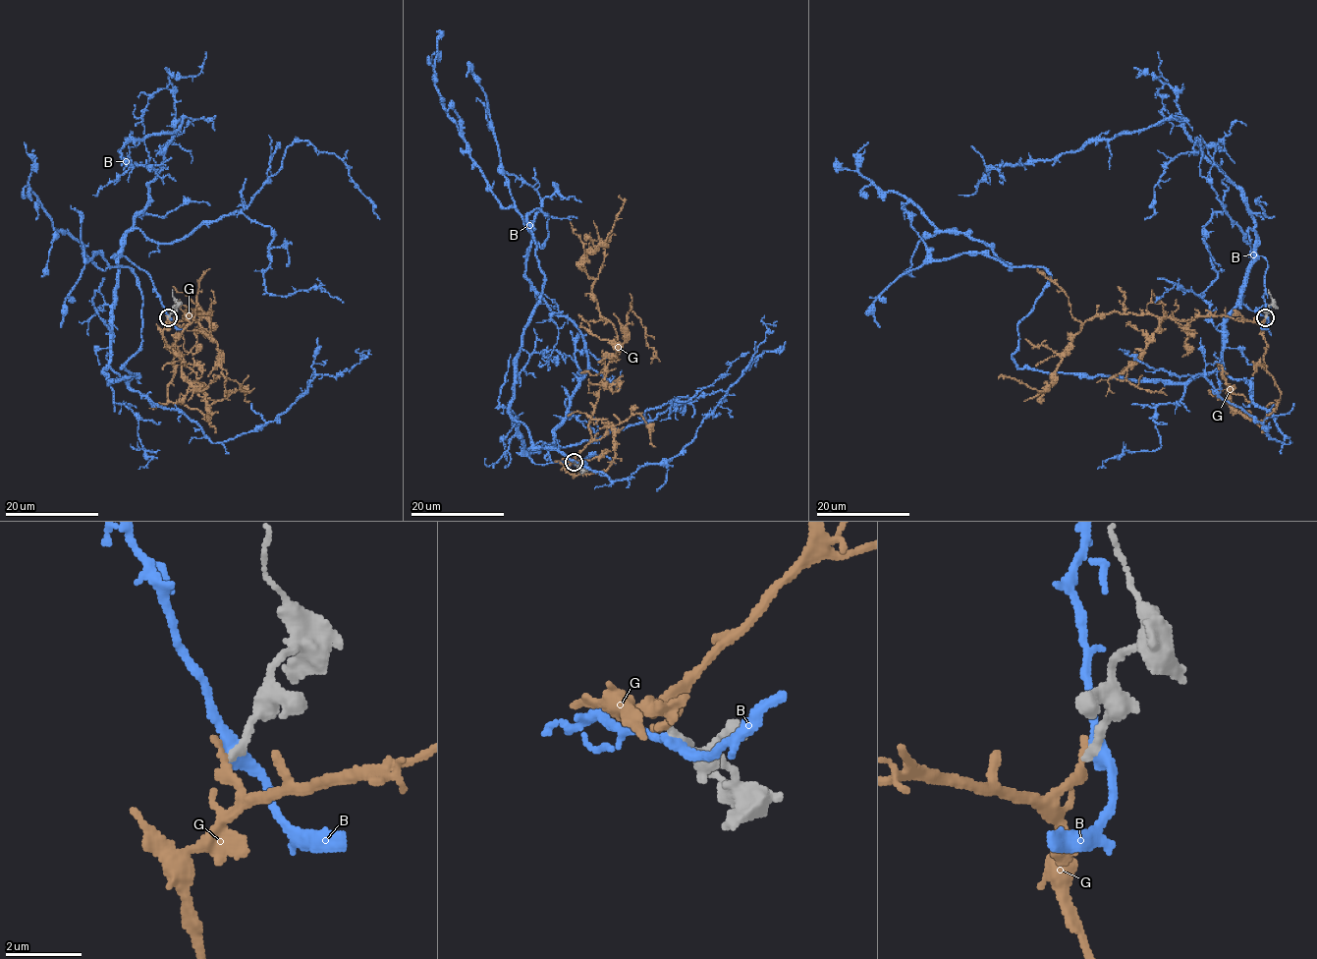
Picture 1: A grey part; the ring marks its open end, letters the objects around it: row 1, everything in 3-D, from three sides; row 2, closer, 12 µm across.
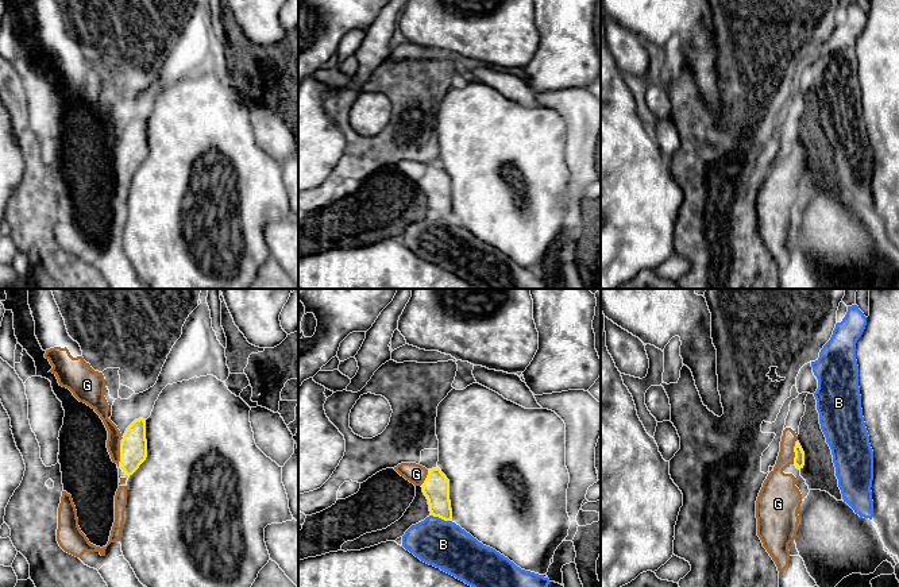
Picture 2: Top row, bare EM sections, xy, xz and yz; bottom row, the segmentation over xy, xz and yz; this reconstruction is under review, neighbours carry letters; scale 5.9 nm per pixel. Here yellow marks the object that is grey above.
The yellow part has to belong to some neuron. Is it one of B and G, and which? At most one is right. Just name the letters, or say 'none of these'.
G

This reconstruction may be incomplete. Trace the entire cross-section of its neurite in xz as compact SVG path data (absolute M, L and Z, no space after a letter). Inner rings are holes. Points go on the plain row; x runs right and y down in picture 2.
M401 161L394 167L414 184L421 184L431 213L452 219L450 178L439 165L427 167L416 161Z

